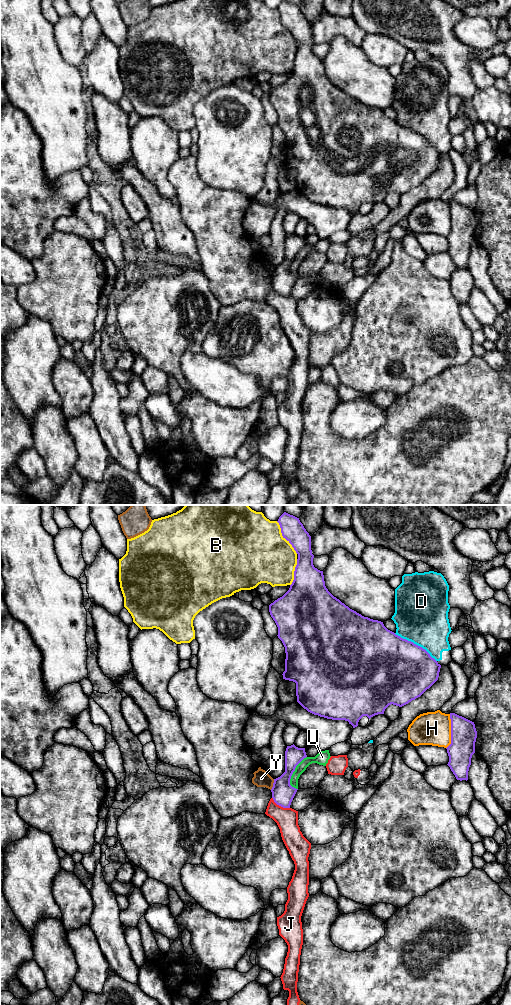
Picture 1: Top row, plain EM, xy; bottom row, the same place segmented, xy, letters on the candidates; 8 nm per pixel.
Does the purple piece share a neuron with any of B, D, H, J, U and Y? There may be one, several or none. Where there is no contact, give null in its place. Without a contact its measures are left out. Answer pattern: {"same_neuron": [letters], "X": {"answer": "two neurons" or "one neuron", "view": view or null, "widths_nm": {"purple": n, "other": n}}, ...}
{"same_neuron": [], "B": {"answer": "two neurons", "view": "xy", "widths_nm": {"purple": 180, "other": 500}}, "D": {"answer": "two neurons", "view": "xy", "widths_nm": {"purple": 500, "other": 440}}, "H": {"answer": "two neurons", "view": "xy", "widths_nm": {"purple": 200, "other": 280}}, "J": {"answer": "two neurons", "view": "xy", "widths_nm": {"purple": 180, "other": 180}}, "U": {"answer": "two neurons", "view": "xy", "widths_nm": {"purple": 180, "other": 80}}, "Y": {"answer": "two neurons", "view": "xy", "widths_nm": {"purple": 180, "other": 130}}}

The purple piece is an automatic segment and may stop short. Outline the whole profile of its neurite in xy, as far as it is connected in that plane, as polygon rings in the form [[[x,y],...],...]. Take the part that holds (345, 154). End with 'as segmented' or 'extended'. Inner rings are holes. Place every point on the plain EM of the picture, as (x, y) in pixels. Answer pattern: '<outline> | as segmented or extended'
[[[284,0],[277,10],[280,13],[283,26],[292,33],[298,42],[298,47],[294,59],[294,68],[290,73],[289,78],[282,85],[269,93],[269,100],[278,115],[277,124],[285,135],[286,147],[285,159],[282,162],[283,167],[296,171],[297,190],[314,203],[332,208],[345,208],[355,216],[358,214],[358,210],[363,204],[367,204],[370,207],[375,203],[384,202],[385,197],[391,192],[402,195],[420,185],[438,168],[441,153],[422,135],[403,127],[394,120],[388,118],[383,110],[362,104],[334,85],[325,74],[323,59],[318,58],[313,53],[314,43],[311,38],[311,24],[306,19],[299,6]]] | as segmented

